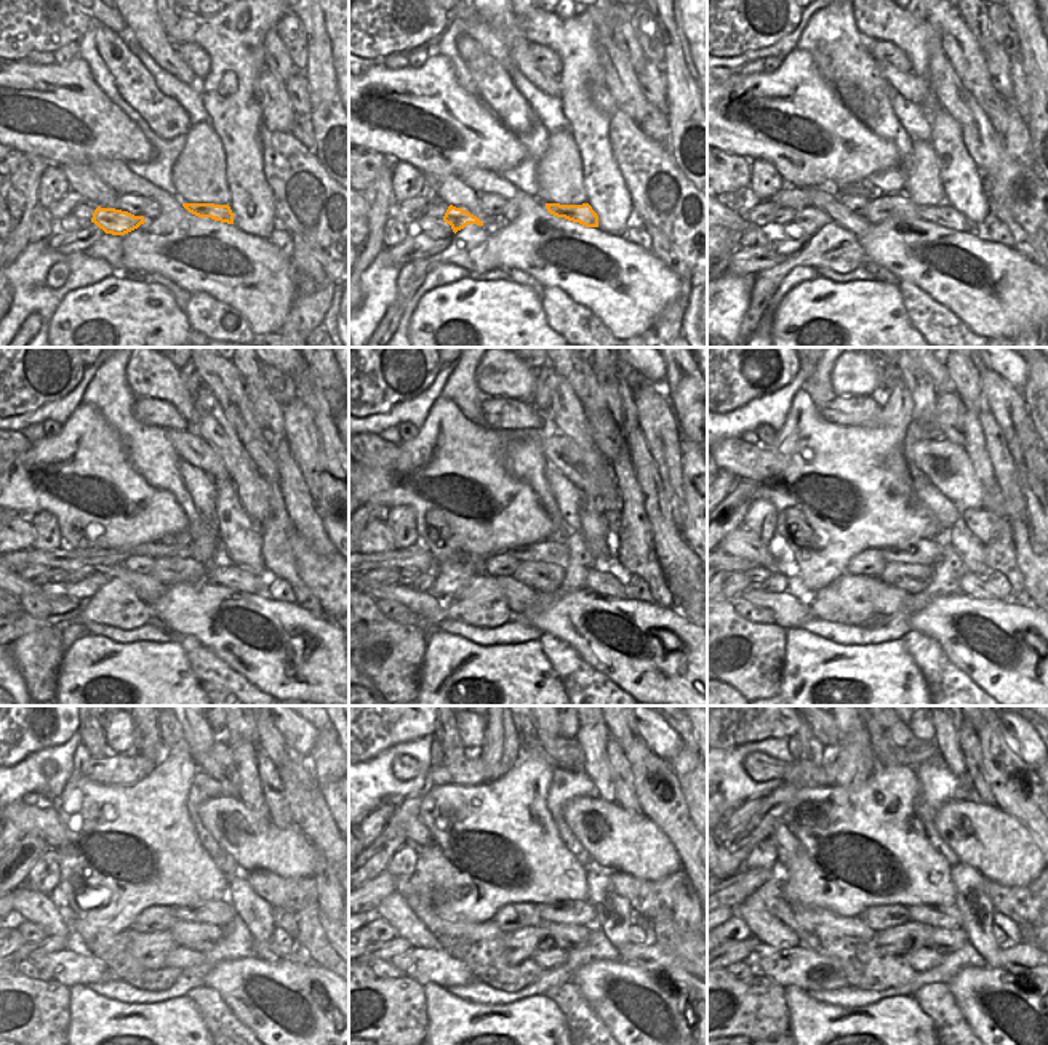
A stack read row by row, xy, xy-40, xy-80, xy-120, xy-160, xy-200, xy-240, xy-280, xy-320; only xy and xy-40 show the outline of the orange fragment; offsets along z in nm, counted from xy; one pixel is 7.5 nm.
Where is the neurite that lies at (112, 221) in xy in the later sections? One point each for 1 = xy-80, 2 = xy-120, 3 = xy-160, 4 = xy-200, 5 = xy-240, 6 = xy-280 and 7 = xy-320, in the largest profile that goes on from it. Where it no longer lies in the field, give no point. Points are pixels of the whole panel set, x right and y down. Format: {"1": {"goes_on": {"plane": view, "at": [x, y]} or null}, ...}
{"1": {"goes_on": {"plane": "xy-80", "at": [810, 215]}}, "2": {"goes_on": {"plane": "xy-120", "at": [55, 575]}}, "3": {"goes_on": {"plane": "xy-160", "at": [418, 581]}}, "4": {"goes_on": {"plane": "xy-200", "at": [764, 580]}}, "5": {"goes_on": {"plane": "xy-240", "at": [37, 941]}}, "6": {"goes_on": {"plane": "xy-280", "at": [388, 943]}}, "7": {"goes_on": {"plane": "xy-320", "at": [740, 943]}}}

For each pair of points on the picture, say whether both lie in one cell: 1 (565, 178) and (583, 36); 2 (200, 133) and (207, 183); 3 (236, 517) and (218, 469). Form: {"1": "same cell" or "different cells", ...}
{"1": "different cells", "2": "same cell", "3": "different cells"}

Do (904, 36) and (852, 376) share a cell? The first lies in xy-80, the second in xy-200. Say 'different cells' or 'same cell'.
same cell

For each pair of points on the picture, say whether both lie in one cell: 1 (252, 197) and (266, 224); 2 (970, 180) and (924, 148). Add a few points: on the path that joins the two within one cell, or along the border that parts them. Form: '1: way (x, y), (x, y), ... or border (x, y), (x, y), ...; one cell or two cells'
1: way (255, 204), (260, 218); one cell
2: border (930, 141), (938, 162), (938, 180), (944, 192); two cells

